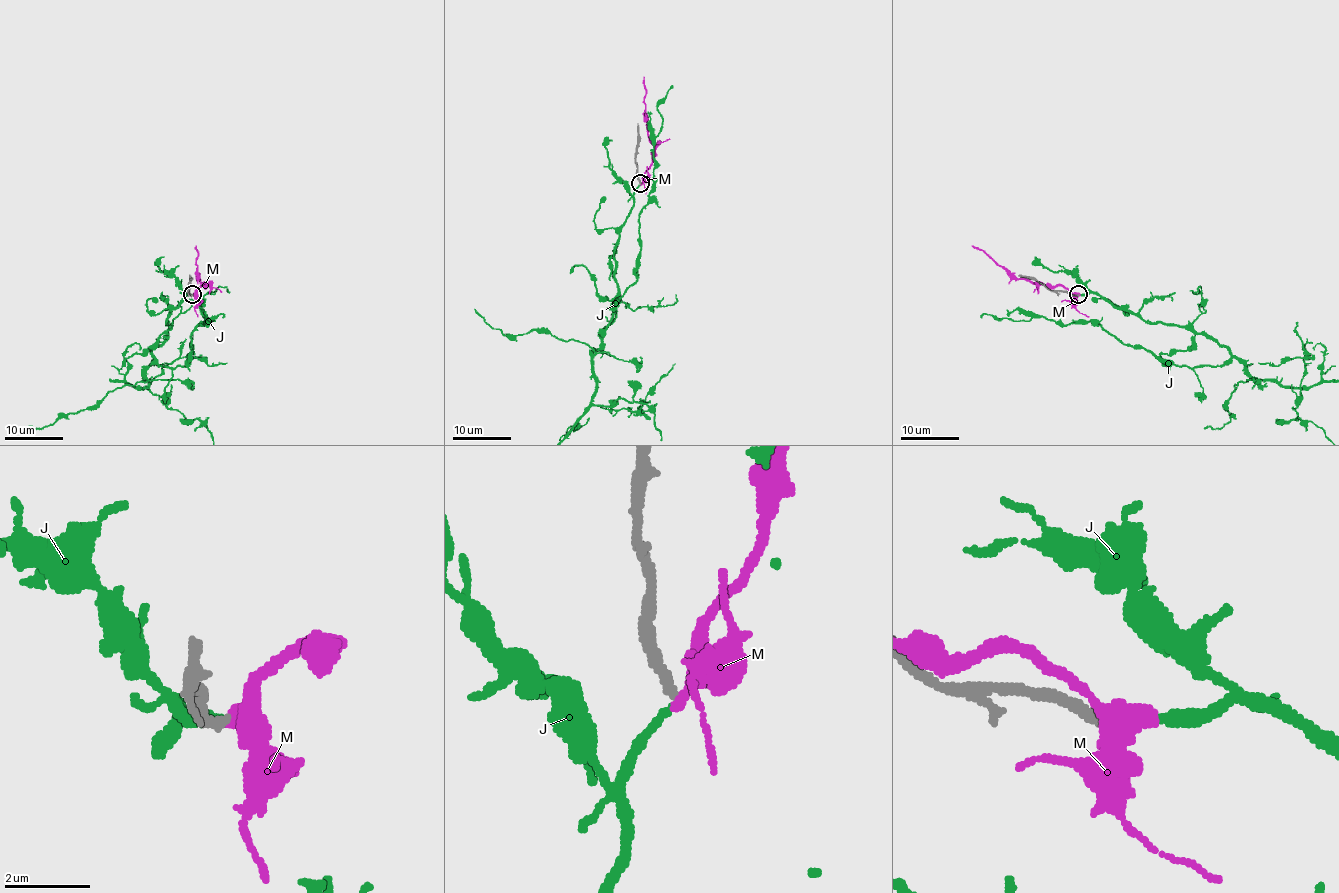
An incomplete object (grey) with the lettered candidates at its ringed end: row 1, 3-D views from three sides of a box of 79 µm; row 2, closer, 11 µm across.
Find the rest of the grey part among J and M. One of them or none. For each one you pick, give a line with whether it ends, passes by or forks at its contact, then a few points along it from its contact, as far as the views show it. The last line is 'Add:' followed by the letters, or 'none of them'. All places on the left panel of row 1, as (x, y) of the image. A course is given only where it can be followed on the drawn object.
J: it ends
Add: J

